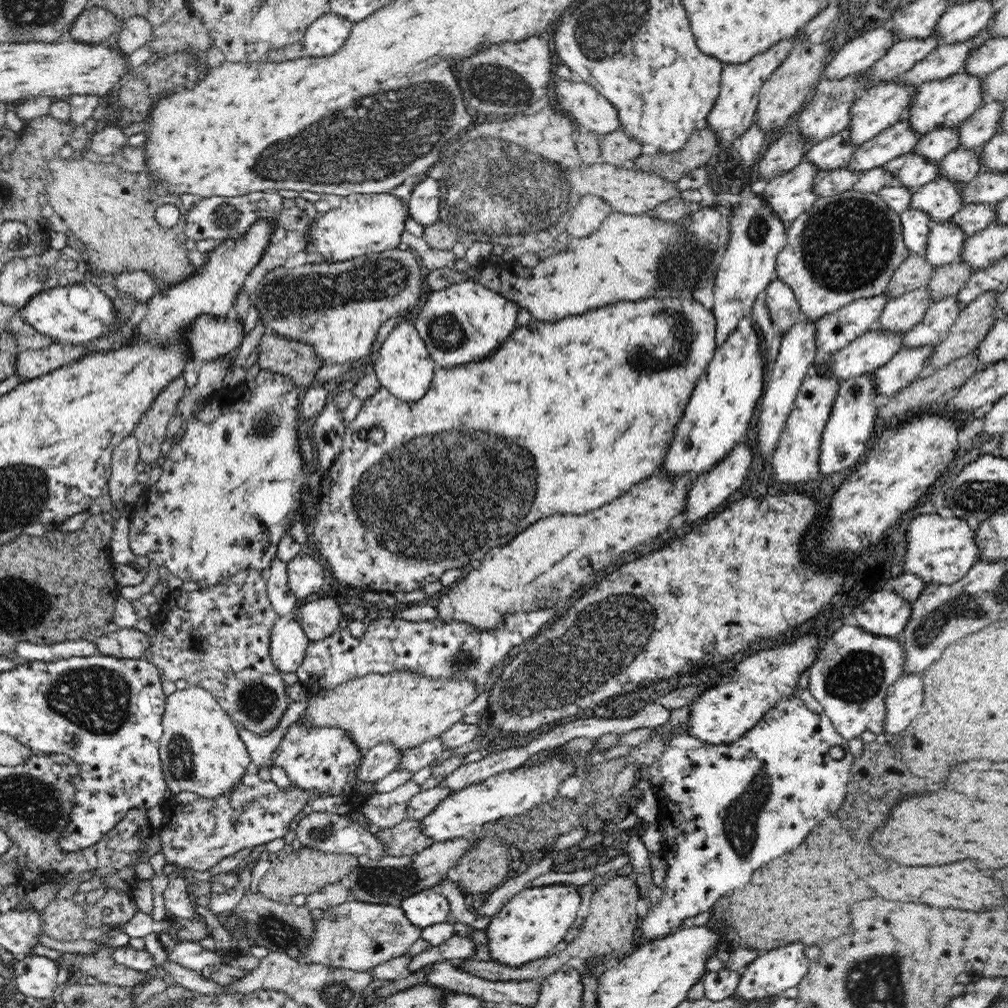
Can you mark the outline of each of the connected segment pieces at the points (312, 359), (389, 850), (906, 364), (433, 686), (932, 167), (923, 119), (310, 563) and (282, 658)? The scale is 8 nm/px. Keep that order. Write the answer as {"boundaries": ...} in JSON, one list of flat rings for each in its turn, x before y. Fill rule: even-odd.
{"boundaries":[[[263,334,254,351,262,372,289,377,303,390,313,385,314,376,321,368,314,347,300,341,282,339,276,334]],[[408,818,390,828,380,827,374,835,378,837,381,844,384,844,385,857,408,858,433,844,432,839,420,831,420,821]],[[932,345,922,348,900,349,892,358,872,372,879,398,889,398,894,392,908,387,923,375,922,364,930,358]],[[406,671,385,675,370,673,343,682,320,696,311,693,308,707,298,722,303,728,338,728,362,753,378,744,392,744,403,753,461,723,466,707,480,691,470,680,434,680]],[[907,153,894,158,882,167,884,167,884,171,888,171,892,175,896,184,909,190,924,186,939,177,936,162,926,161,914,153]],[[958,72,939,81,921,84,916,87,916,96,910,100,901,120,908,121,912,133,918,133,920,136,941,128,955,128,985,103,980,91,982,90,980,80,980,77]],[[307,548,287,563,287,577,291,592,301,602,317,597,326,582,322,566]],[[293,614,281,615,270,634,270,657,280,673,294,672,302,664,310,640]]]}

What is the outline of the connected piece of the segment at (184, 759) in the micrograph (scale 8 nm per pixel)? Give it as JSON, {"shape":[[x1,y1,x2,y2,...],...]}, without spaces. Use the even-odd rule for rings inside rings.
{"shape":[[194,685,187,686,183,690,176,689,166,697,164,706,159,758,168,790,174,796,187,791,206,798,216,798,231,792,242,776,252,770,252,763,245,743,239,738,239,732,229,714,220,707,212,693]]}

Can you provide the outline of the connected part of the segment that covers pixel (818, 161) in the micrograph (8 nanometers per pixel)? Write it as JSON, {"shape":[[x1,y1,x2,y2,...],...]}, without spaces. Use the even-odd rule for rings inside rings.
{"shape":[[848,129,826,140,810,144,804,150,804,161,812,163,823,173,846,167,856,146,848,141]]}

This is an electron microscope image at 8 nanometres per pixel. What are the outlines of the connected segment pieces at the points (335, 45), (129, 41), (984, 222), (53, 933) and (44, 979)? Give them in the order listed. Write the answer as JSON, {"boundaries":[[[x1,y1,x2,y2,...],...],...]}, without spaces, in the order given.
{"boundaries":[[[330,12,322,14,306,29,301,54,321,57,338,52,348,40,353,23]],[[134,15,123,21,115,36,117,37,117,48,120,52,126,55,132,54,152,39,153,27,148,24,145,16]],[[967,204,962,207,960,212,956,212,954,216,950,216,950,223,960,228,965,239,974,236,978,232,982,232,984,228,989,228,994,221,996,214,996,206,988,204]],[[72,898,54,899,40,912,42,933,64,942,78,940,86,928,84,909]],[[33,953,14,961,16,986,29,1001,54,998,58,988,58,964]]]}

